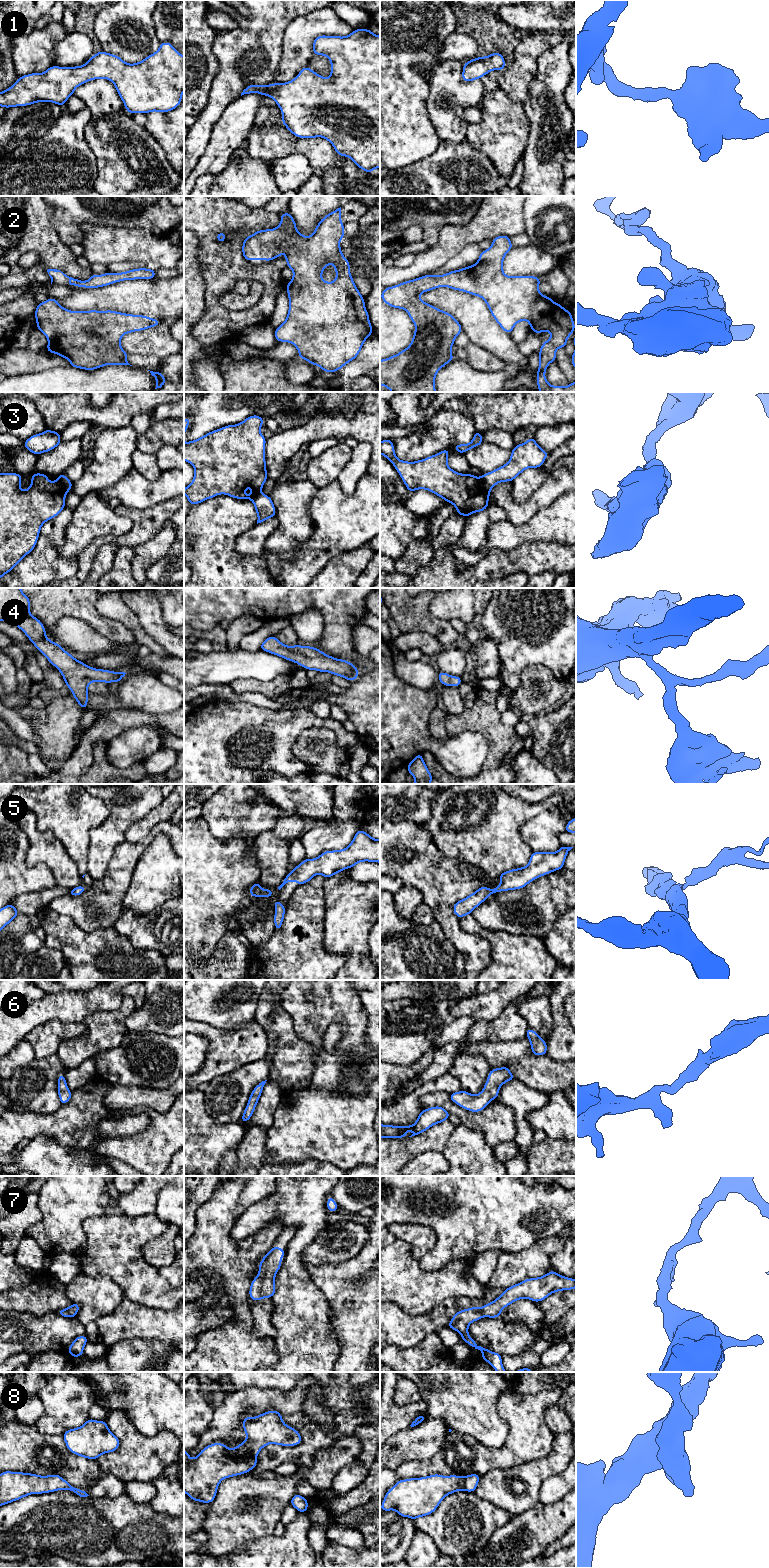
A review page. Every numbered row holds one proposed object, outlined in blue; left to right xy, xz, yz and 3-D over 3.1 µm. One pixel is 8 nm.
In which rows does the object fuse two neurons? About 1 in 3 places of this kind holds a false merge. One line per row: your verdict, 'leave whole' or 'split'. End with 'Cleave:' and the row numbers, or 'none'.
1: leave whole
2: leave whole
3: split
4: leave whole
5: leave whole
6: leave whole
7: leave whole
8: leave whole
Cleave: 3

